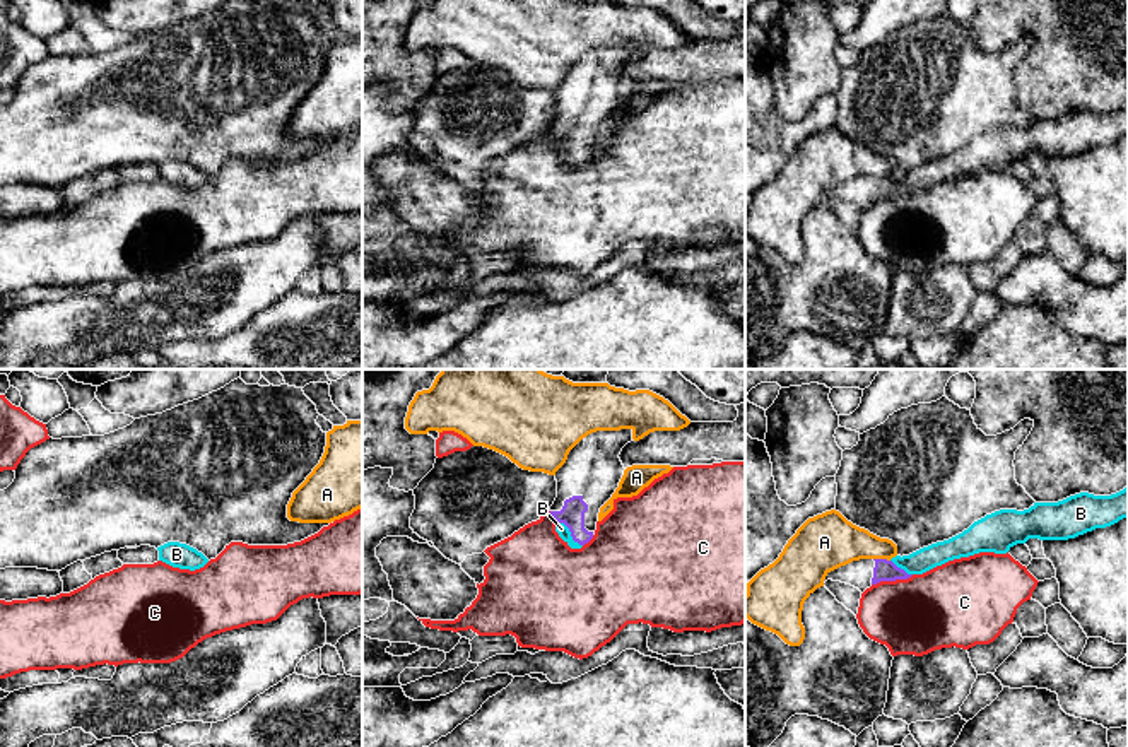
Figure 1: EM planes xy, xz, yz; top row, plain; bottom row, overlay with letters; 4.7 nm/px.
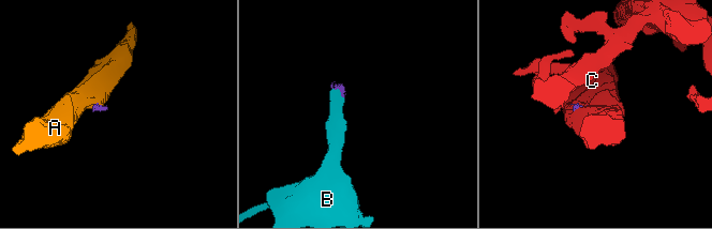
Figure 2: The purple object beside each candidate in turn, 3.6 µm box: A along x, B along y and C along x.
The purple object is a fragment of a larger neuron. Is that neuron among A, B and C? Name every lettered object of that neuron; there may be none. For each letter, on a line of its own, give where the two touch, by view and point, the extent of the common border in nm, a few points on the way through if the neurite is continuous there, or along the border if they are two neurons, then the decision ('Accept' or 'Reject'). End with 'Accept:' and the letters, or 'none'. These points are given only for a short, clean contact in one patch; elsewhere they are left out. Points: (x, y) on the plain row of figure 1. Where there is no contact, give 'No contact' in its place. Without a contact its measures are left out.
A: Touches purple at yz (882, 176). Shared border 80 nm. Boundary: yz (874, 175), (889, 178). Reject
B: Touches purple at xz (571, 151). Shared border 170 nm. Path across: xz (573, 129), (571, 151), (561, 146). Accept
C: Touches purple at yz (892, 197). Shared border 200 nm. Boundary: yz (913, 192), (903, 197), (881, 197), (872, 202). Reject
Accept: B

